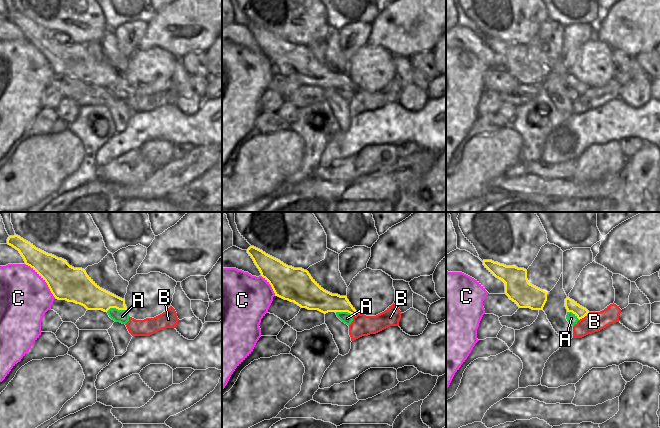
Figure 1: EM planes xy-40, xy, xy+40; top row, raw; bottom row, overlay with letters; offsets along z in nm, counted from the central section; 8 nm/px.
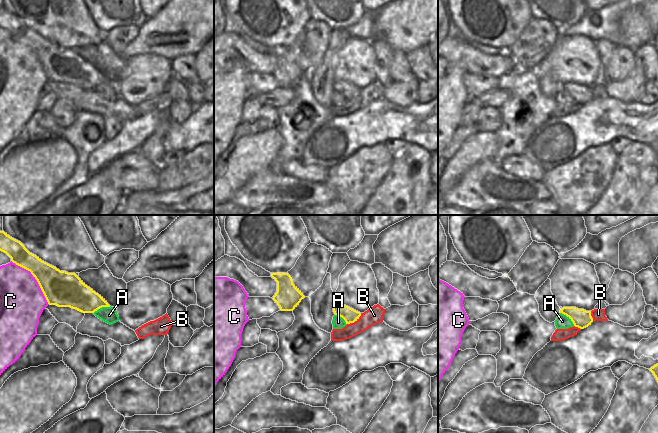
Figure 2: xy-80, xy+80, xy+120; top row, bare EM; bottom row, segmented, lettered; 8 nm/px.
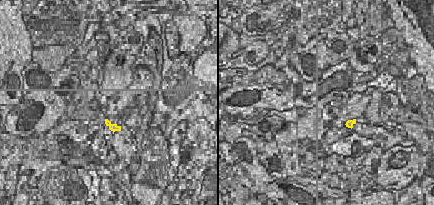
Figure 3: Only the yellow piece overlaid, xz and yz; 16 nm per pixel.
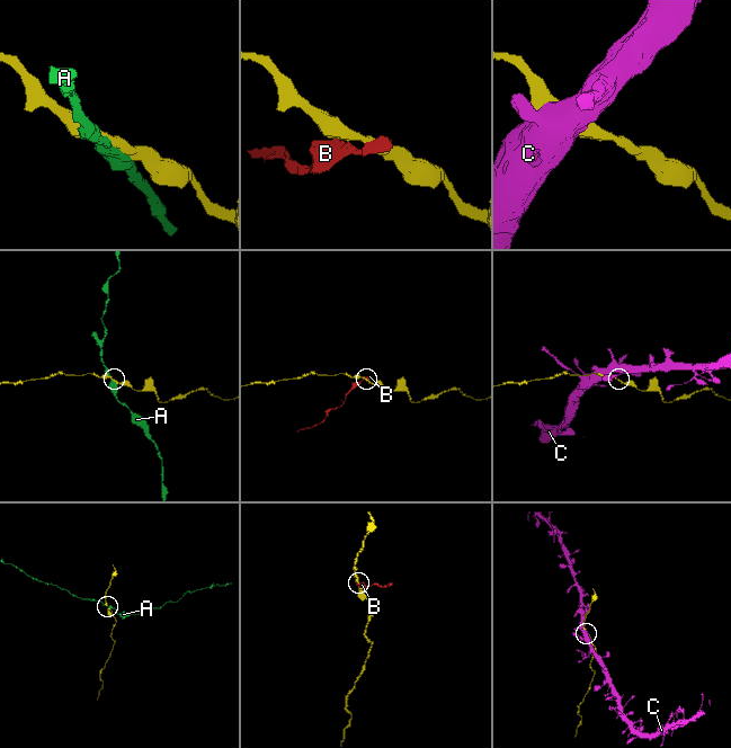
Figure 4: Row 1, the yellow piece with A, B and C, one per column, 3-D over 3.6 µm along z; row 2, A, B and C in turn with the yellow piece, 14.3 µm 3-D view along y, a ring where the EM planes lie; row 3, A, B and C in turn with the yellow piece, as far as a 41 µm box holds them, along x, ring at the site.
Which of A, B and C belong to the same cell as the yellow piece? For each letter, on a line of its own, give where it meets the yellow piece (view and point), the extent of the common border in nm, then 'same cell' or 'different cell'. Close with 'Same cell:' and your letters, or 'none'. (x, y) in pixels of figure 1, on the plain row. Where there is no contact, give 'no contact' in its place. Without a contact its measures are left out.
A: contact xy-40 (116, 84); length 170 nm; different cell
B: contact xy+40 (584, 92); length 110 nm; different cell
C: contact xy-40 (43, 55); length 380 nm; different cell
Same cell: none

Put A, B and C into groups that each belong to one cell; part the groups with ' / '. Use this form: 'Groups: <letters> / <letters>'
Groups: A / B / C

